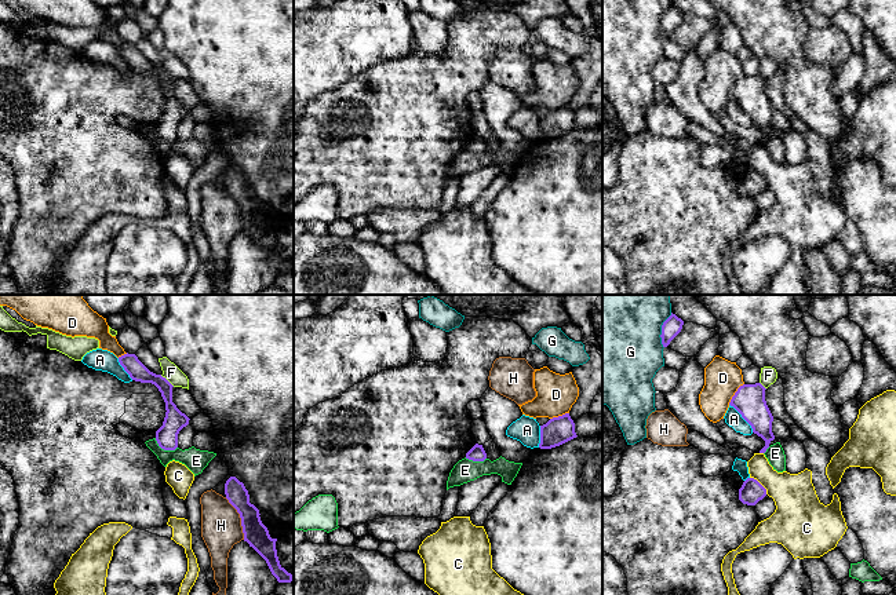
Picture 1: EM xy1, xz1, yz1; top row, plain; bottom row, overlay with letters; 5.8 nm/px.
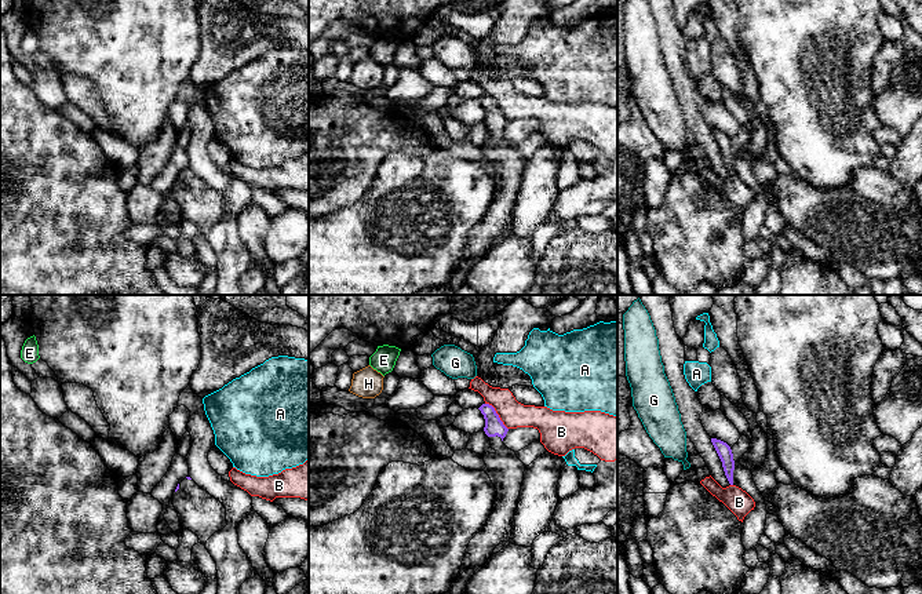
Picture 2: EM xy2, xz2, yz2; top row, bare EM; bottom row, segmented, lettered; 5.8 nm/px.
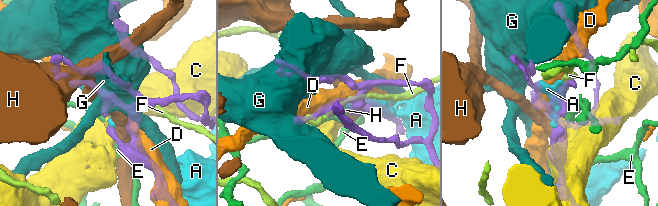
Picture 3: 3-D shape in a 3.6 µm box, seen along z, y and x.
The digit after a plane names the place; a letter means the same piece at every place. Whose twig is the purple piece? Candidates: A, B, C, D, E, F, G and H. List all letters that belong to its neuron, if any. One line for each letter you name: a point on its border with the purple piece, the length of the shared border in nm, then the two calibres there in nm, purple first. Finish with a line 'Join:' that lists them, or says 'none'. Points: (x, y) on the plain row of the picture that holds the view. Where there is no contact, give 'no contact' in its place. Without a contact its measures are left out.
Join: none

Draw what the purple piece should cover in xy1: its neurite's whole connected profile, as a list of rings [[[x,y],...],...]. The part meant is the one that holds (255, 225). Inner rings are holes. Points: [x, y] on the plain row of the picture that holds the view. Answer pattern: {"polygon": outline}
{"polygon": [[[230,168],[225,175],[225,186],[241,209],[244,233],[250,236],[267,255],[272,266],[278,274],[291,274],[294,267],[288,264],[278,252],[276,233],[261,212],[259,201],[250,194],[250,186],[244,175]]]}

